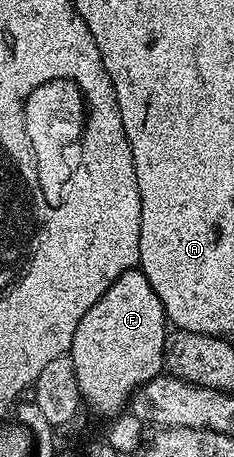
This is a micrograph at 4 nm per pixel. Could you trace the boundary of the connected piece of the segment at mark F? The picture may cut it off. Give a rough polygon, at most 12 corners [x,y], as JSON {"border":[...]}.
{"border":[[126,270],[82,314],[70,355],[106,418],[165,371],[170,321]]}

